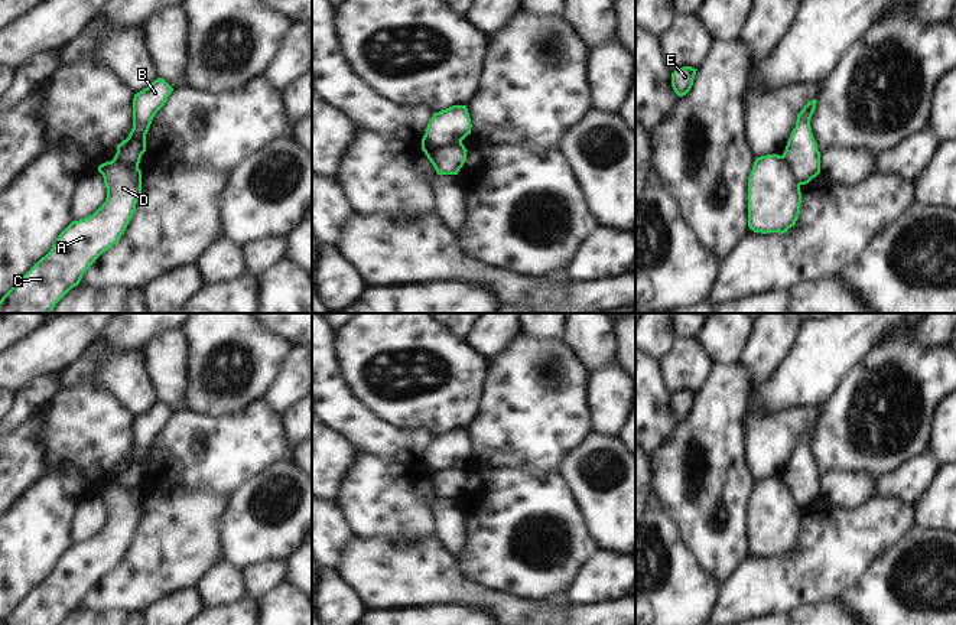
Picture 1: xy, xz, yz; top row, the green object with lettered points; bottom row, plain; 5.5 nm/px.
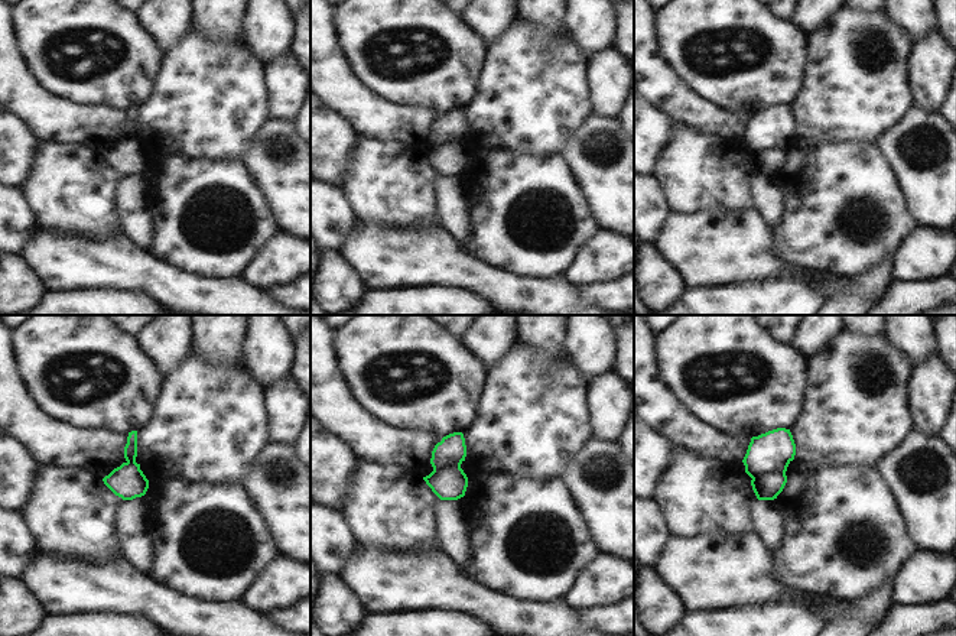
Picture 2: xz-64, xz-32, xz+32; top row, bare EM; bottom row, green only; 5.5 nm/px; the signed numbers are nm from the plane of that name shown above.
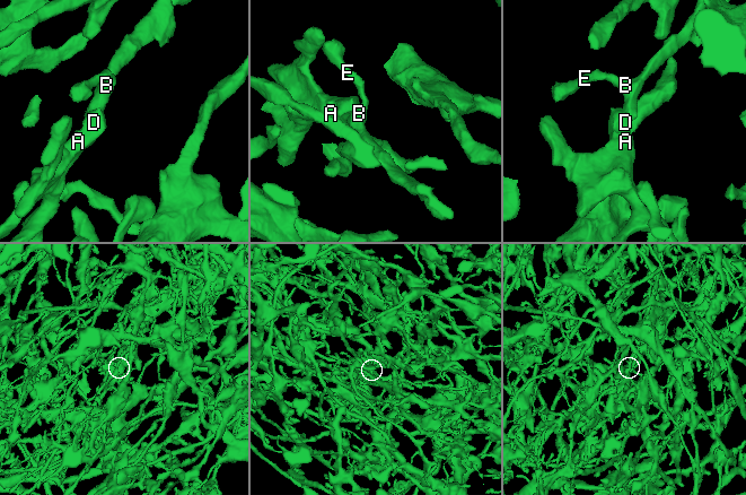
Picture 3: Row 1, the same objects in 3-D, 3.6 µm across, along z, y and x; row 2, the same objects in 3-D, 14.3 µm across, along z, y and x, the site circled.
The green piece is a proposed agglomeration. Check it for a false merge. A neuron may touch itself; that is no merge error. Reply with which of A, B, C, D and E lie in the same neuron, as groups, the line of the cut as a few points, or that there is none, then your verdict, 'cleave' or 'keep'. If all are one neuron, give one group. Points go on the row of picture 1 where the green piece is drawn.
A C D / B E; cut in xz along (461, 140), (423, 150); cleave

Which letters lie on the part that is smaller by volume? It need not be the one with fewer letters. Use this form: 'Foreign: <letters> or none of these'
Foreign: A, C, D

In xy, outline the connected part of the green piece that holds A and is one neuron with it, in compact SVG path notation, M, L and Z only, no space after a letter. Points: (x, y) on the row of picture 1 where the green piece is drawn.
M113 159L100 165L98 172L107 188L105 202L92 215L72 221L59 234L51 251L1 297L0 313L51 313L55 305L79 284L95 260L121 238L142 196L142 170Z

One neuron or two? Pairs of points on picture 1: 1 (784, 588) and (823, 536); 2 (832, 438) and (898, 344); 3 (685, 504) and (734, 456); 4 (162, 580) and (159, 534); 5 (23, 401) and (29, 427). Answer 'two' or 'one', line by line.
1: one
2: one
3: one
4: one
5: two

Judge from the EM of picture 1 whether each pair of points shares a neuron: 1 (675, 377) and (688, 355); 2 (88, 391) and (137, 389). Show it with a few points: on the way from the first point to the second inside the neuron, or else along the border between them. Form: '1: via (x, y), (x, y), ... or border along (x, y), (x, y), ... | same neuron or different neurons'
1: via (680, 371), (688, 361) | same neuron
2: border along (72, 386), (90, 380), (104, 387), (130, 413) | different neurons

